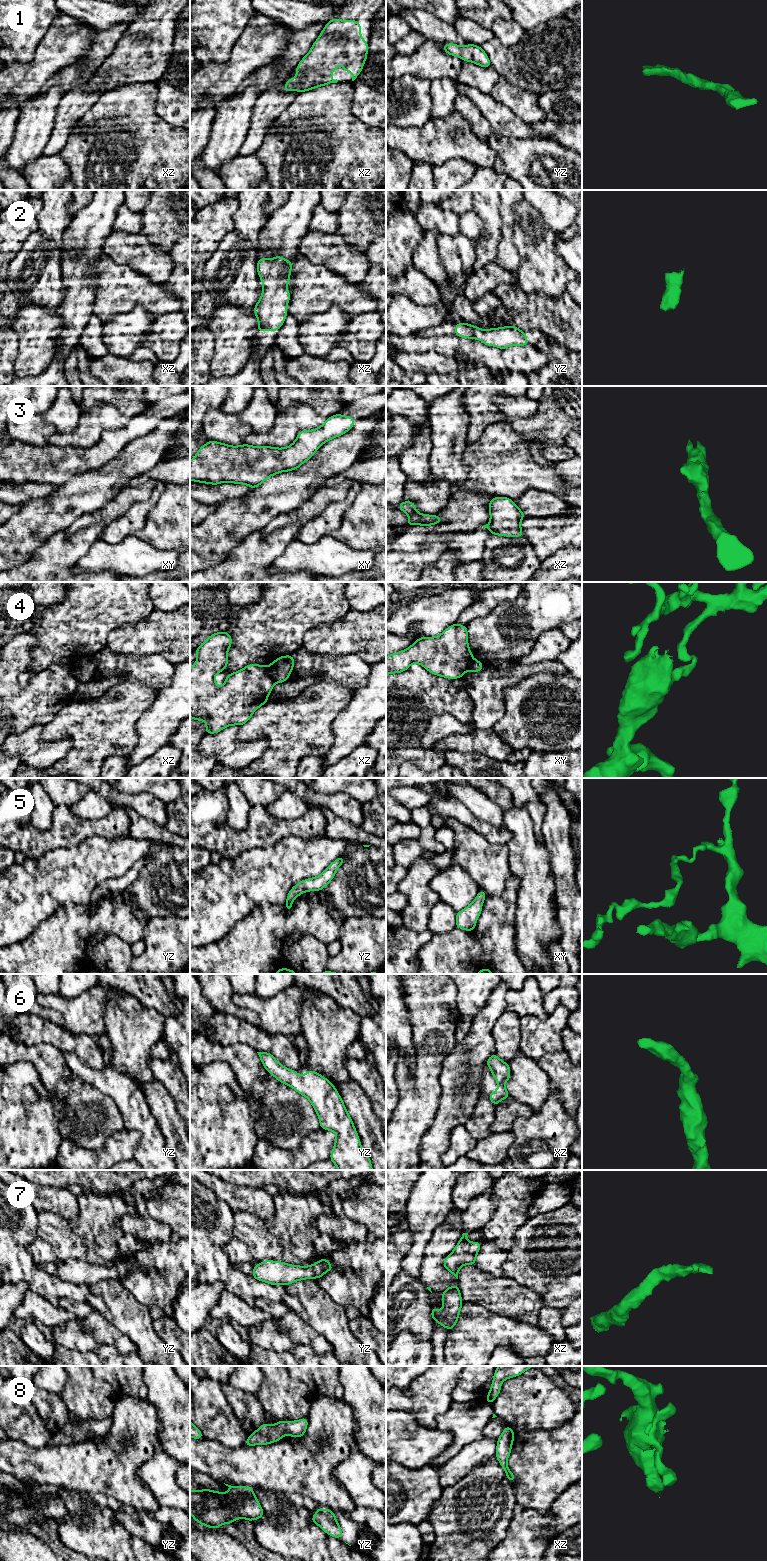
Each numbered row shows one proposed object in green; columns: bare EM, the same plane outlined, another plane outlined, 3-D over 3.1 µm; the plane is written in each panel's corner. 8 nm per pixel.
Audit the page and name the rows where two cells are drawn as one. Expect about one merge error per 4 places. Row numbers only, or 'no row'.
4

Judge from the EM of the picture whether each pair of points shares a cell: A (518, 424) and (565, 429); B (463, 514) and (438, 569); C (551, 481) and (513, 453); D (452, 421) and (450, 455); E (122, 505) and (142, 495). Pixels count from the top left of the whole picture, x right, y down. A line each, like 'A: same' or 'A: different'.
A: same
B: different
C: same
D: same
E: same

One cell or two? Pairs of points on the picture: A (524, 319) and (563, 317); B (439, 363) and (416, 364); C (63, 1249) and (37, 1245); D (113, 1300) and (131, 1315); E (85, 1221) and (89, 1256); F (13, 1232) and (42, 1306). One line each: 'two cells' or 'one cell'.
A: one cell
B: one cell
C: two cells
D: one cell
E: two cells
F: two cells

